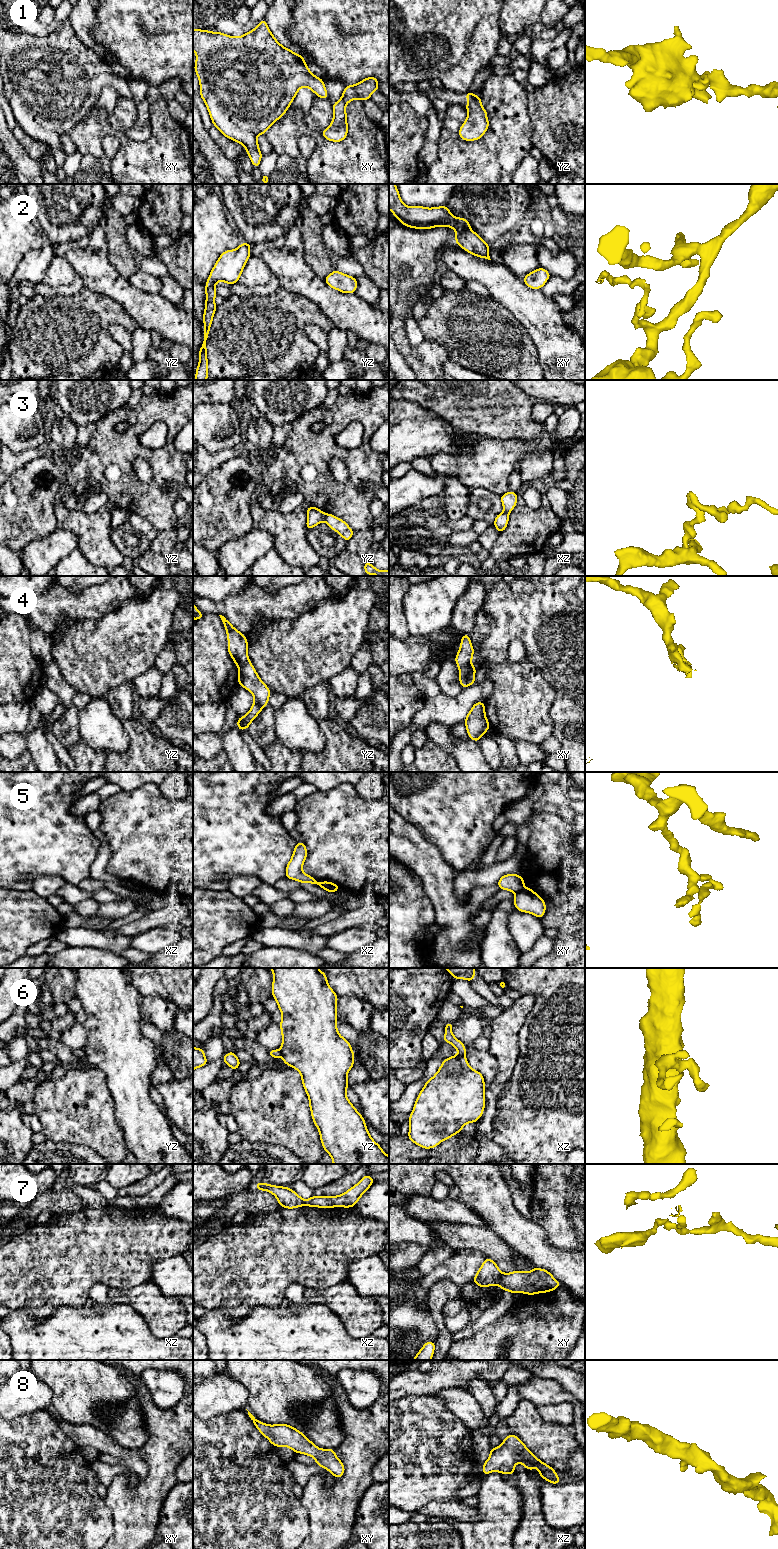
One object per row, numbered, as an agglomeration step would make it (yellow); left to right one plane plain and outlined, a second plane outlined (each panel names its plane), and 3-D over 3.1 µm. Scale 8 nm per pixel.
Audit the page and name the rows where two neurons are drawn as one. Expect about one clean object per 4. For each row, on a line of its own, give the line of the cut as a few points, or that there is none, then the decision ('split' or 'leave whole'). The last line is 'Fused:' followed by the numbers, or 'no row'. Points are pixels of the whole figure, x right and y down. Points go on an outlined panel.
1: yz (479, 96), (468, 102) | split
2: no cut | leave whole
3: yz (324, 514), (325, 520) | split
4: xy (470, 663), (459, 668) | split
5: xy (524, 888), (516, 892) | split
6: yz (279, 1050), (281, 1055) | split
7: xy (502, 1274), (498, 1283) | split
8: no cut | leave whole
Fused: 1, 3, 4, 5, 6, 7

